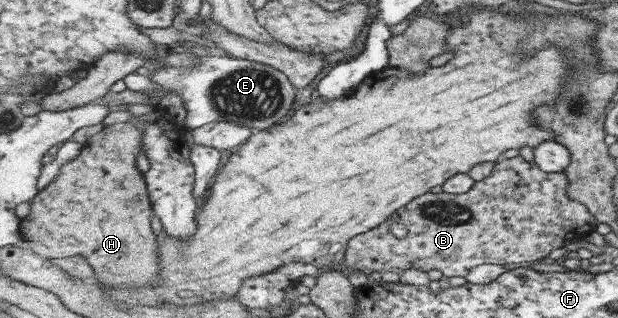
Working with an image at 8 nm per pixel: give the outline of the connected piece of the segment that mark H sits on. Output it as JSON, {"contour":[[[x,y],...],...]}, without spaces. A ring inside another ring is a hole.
{"contour":[[[120,122],[102,128],[83,147],[82,154],[72,162],[62,166],[58,178],[41,190],[32,201],[31,212],[22,219],[22,234],[27,247],[48,258],[70,258],[82,256],[104,272],[104,282],[108,286],[160,286],[162,265],[158,251],[158,237],[152,230],[155,215],[150,199],[149,186],[145,173],[138,170],[138,154],[142,152],[144,133],[132,122]]]}

